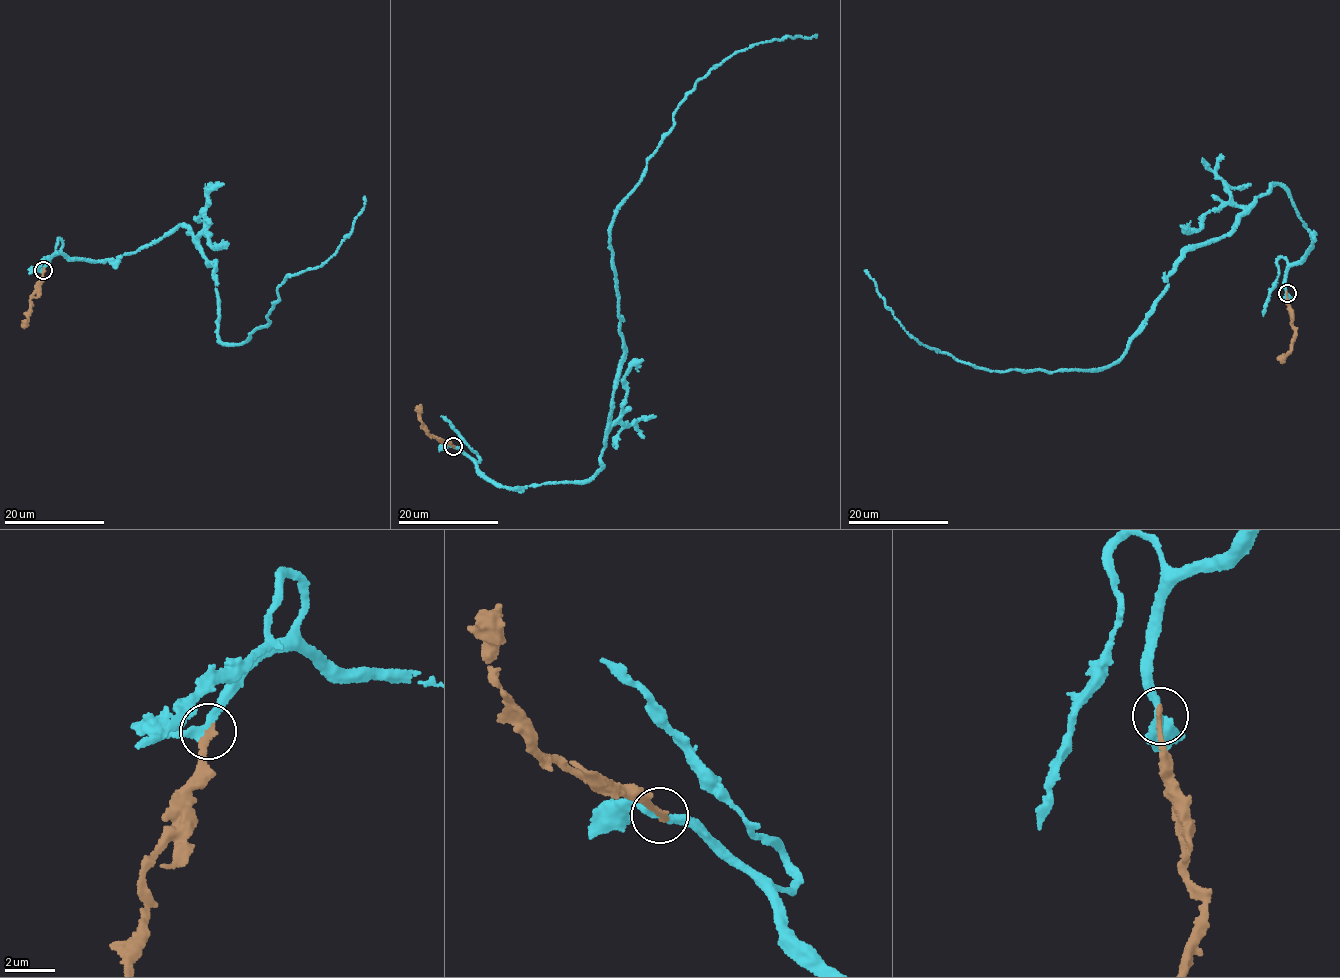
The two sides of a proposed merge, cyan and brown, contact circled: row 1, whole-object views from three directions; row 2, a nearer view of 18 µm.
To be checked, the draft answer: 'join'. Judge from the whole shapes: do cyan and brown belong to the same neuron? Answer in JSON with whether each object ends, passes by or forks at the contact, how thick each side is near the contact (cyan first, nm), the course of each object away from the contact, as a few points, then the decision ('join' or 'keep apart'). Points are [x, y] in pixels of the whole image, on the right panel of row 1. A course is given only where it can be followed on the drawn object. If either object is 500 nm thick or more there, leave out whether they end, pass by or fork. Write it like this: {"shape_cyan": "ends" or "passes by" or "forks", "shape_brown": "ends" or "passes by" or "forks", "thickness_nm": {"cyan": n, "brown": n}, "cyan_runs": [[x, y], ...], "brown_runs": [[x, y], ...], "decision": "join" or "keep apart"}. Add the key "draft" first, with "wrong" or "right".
{"draft": "right", "shape_cyan": "passes by", "shape_brown": "ends", "thickness_nm": {"cyan": 300, "brown": 240}, "cyan_runs": [[1286, 293], [1311, 233], [1276, 183], [1187, 251], [1126, 353], [1097, 369], [962, 363], [904, 328], [866, 269]], "brown_runs": [[1286, 293], [1294, 338], [1292, 347], [1277, 359]], "decision": "join"}

